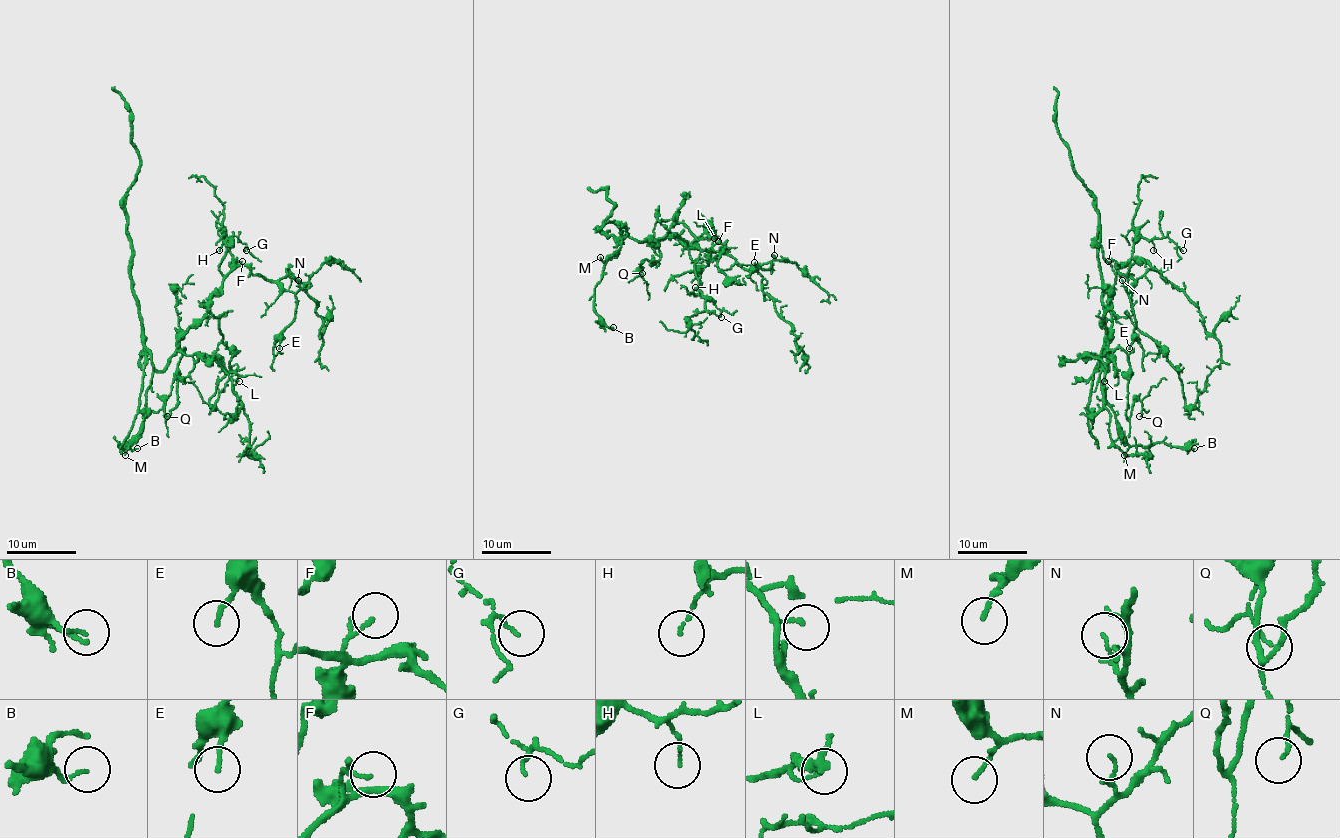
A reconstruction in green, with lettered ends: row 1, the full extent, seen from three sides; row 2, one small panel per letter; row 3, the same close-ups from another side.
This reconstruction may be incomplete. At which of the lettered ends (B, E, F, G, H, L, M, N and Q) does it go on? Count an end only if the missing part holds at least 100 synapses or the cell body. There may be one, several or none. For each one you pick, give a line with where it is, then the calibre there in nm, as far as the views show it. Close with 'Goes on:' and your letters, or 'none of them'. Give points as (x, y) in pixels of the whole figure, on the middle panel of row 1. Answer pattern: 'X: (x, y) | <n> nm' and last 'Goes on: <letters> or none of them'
Goes on: none of them

